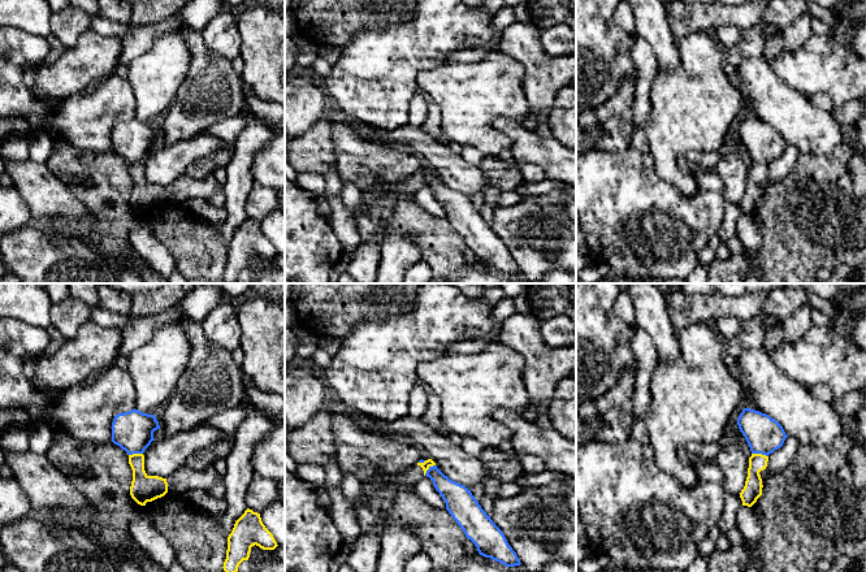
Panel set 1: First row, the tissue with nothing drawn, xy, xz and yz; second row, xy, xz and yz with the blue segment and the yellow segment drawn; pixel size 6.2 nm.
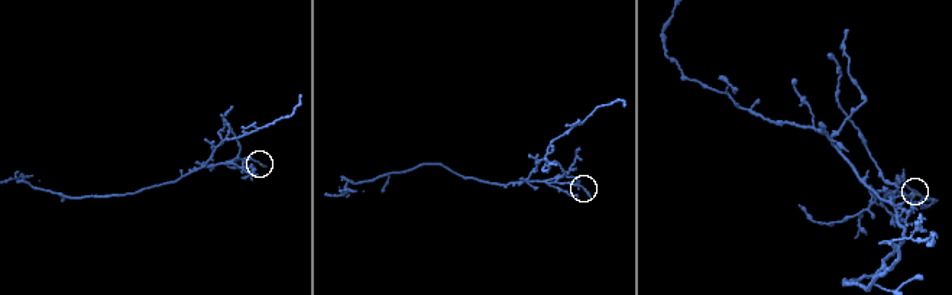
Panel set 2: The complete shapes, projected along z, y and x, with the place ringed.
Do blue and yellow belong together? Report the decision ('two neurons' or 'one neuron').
two neurons

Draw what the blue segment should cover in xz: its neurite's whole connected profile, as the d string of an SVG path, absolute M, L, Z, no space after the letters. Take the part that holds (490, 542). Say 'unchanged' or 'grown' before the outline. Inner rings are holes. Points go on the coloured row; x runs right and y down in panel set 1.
unchanged; M437 465L425 473L446 503L446 510L471 540L480 555L502 563L506 567L520 566L520 560L508 545L502 530L481 508L476 498L464 485L445 476Z

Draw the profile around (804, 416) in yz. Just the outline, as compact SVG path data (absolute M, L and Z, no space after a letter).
M765 347L744 351L736 364L745 408L768 415L801 445L830 446L843 434L832 406L784 374Z

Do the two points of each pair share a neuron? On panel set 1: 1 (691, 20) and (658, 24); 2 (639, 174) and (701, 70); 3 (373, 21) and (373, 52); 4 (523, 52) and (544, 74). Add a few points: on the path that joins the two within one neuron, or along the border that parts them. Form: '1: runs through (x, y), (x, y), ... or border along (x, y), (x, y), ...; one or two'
1: border along (666, 13), (670, 31), (678, 43); two
2: border along (649, 151), (654, 172), (665, 181); two
3: border along (403, 21), (384, 27), (363, 27), (347, 44); two
4: runs through (529, 56), (540, 68); one

